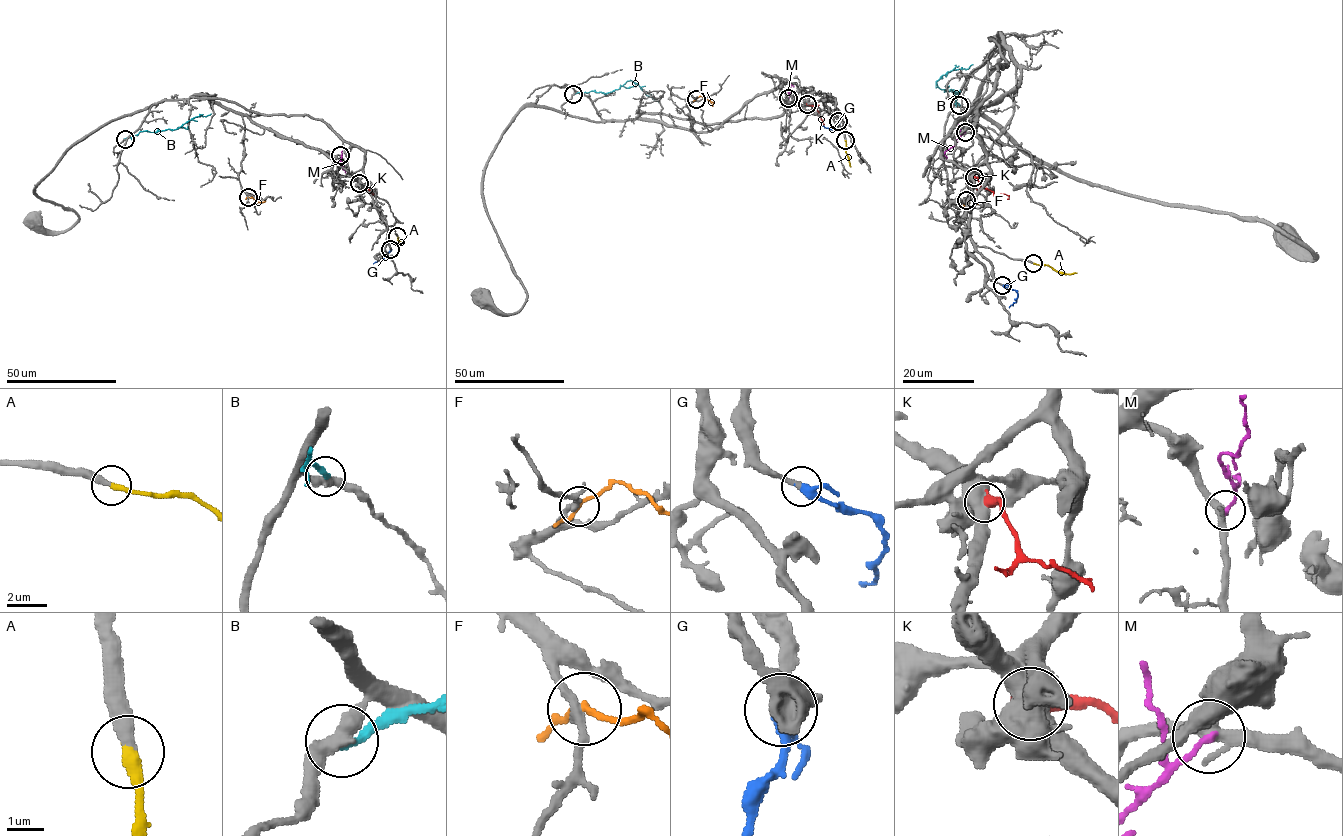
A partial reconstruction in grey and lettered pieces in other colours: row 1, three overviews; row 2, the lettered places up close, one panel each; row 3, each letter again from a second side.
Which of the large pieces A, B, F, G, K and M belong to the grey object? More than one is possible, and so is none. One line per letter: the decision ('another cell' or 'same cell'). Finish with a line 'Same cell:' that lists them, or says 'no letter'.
A: same cell
B: another cell
F: another cell
G: same cell
K: another cell
M: another cell
Same cell: A, G

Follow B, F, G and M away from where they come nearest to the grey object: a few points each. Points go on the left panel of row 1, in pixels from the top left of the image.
B: (125, 138), (144, 131), (177, 129), (197, 116), (211, 114)
F: (248, 197), (258, 202), (264, 199)
G: (390, 250), (387, 256), (373, 263)
M: (340, 155), (345, 173)

